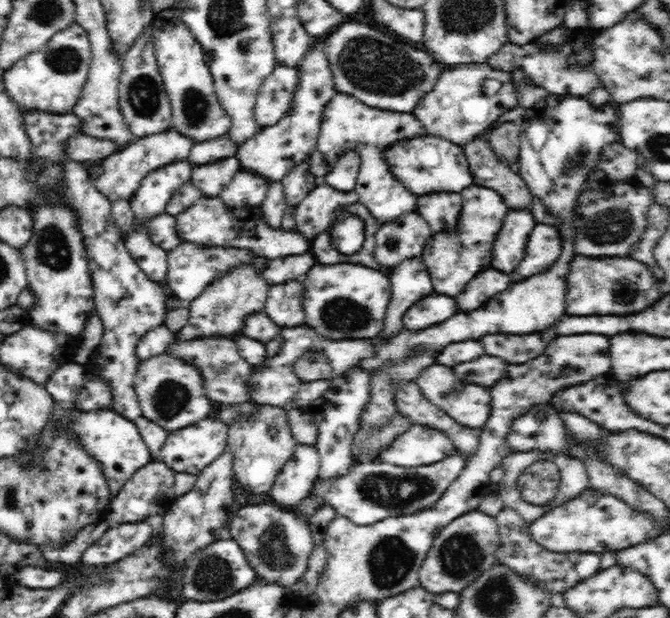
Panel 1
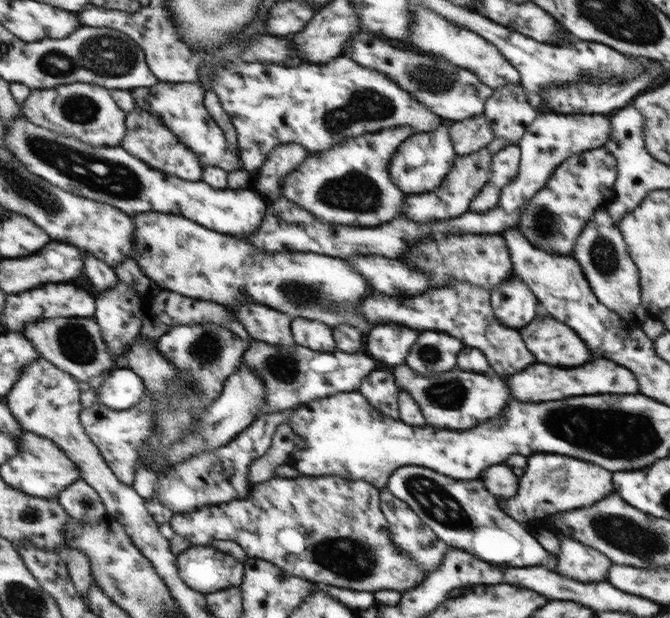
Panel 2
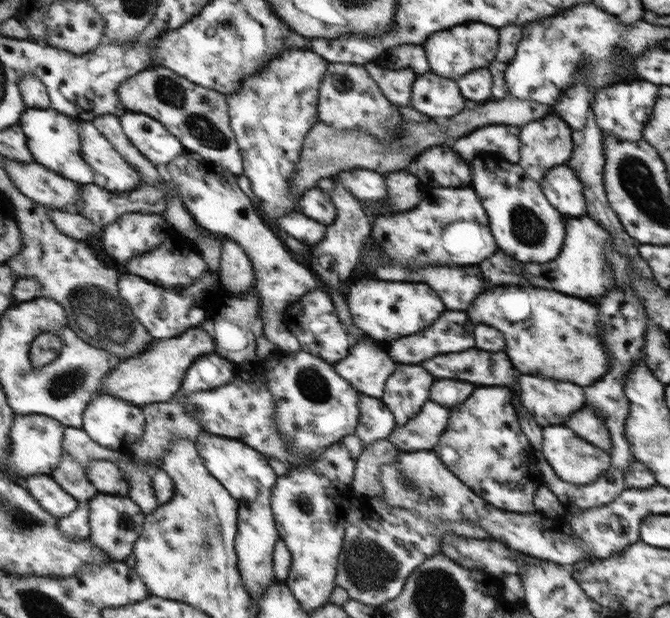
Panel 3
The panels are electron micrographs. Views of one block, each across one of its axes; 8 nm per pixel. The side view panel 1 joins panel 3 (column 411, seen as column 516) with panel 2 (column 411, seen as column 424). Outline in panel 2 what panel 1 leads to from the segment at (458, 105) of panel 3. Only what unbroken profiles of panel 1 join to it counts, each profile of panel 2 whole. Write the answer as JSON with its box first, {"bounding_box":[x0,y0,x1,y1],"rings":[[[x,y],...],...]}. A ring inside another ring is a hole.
{"bounding_box":[209,56,441,172],"rings":[[[337,56],[327,63],[301,63],[293,66],[239,62],[229,66],[215,66],[209,88],[219,99],[221,108],[229,115],[236,132],[238,158],[241,168],[257,172],[277,145],[300,144],[307,153],[330,149],[351,137],[375,133],[387,128],[407,125],[412,132],[433,132],[441,124],[441,117],[430,111],[412,94],[407,94],[385,74],[357,66],[350,58]]]}

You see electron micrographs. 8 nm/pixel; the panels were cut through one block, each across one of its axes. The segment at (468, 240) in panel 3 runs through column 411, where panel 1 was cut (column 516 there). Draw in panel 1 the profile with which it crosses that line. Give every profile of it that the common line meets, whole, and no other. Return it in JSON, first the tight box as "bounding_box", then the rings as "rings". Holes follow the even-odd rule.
{"bounding_box":[491,206,537,273],"rings":[[[528,206],[510,208],[493,244],[491,266],[511,273],[520,264],[537,222]]]}

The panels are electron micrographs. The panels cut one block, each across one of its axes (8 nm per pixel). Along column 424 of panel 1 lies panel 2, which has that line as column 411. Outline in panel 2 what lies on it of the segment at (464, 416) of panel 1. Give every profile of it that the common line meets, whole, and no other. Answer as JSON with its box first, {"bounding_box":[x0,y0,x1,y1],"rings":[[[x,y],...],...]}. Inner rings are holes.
{"bounding_box":[390,363,512,431],"rings":[[[405,363],[390,368],[395,375],[395,383],[419,406],[425,425],[435,427],[436,429],[445,429],[451,431],[469,430],[475,426],[482,425],[489,418],[497,418],[501,410],[508,405],[512,399],[507,384],[503,384],[503,378],[497,376],[483,376],[469,371],[459,370],[457,368],[445,372],[435,373],[431,376],[417,374],[410,369]]]}

